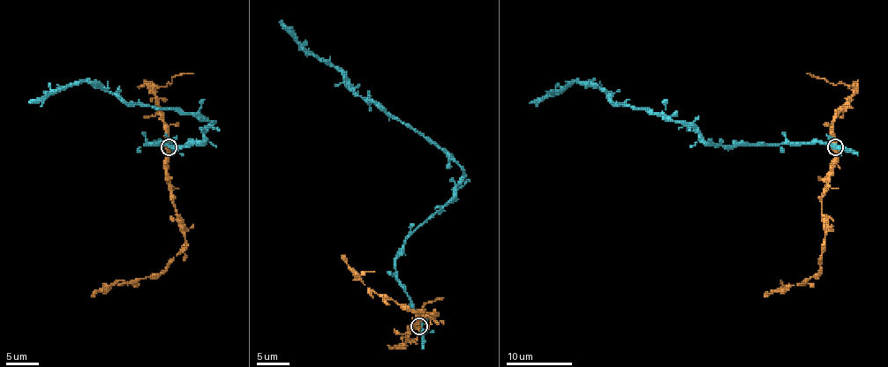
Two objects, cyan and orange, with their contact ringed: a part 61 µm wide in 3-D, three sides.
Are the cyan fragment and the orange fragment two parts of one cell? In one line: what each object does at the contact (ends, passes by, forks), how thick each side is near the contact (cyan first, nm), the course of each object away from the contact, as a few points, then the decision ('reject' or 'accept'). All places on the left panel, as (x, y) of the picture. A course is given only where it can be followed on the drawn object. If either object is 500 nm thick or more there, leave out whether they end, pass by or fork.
cyan forks there; orange forks there; 360 nm thick on the cyan side, 440 nm on the other; cyan runs (170, 147), (146, 144), (199, 144), (213, 123), (175, 109), (127, 104), (89, 81), (60, 86), (30, 103); orange runs (169, 147), (167, 173), (184, 247), (163, 270), (104, 287), (91, 296); reject

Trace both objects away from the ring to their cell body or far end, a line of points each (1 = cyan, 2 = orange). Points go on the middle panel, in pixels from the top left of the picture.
1: (420, 325), (397, 278), (395, 255), (450, 199), (462, 169), (355, 91), (281, 20)
2: (418, 325), (424, 312), (435, 316), (424, 310), (414, 310), (380, 296), (368, 288), (342, 255)

